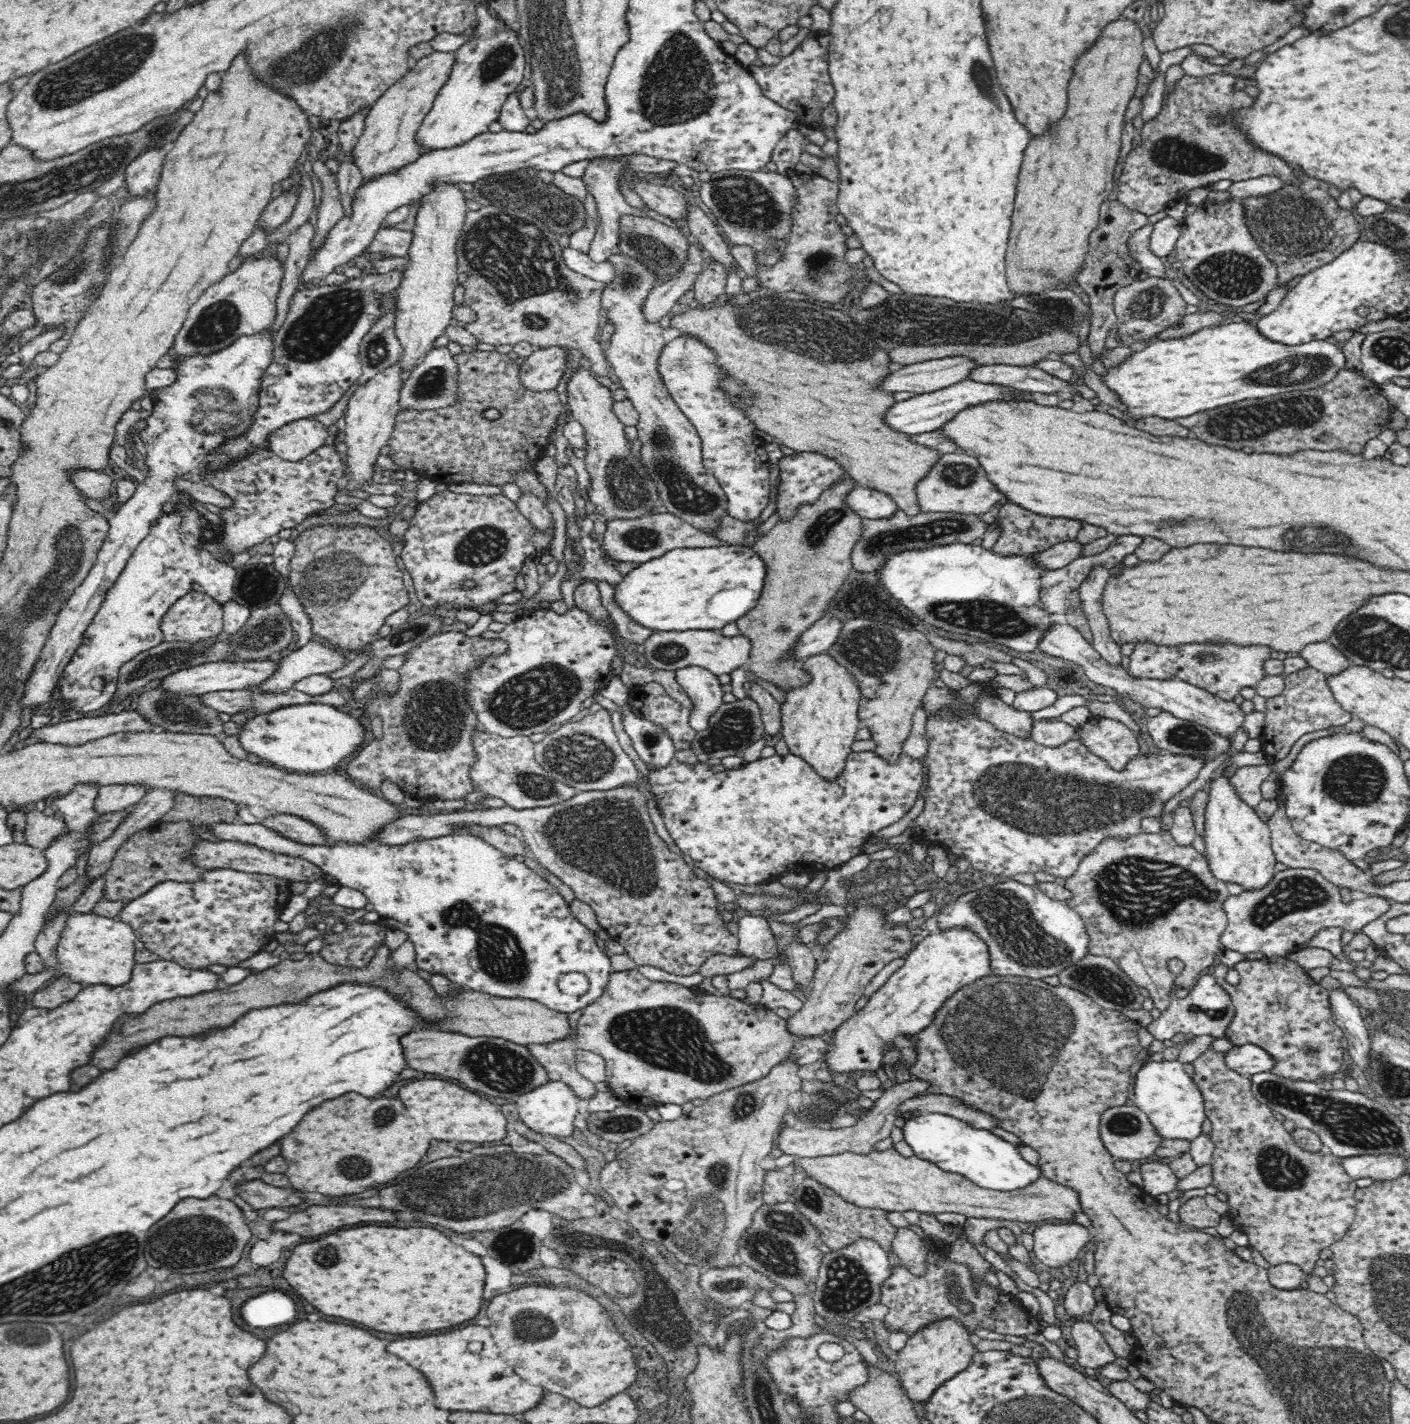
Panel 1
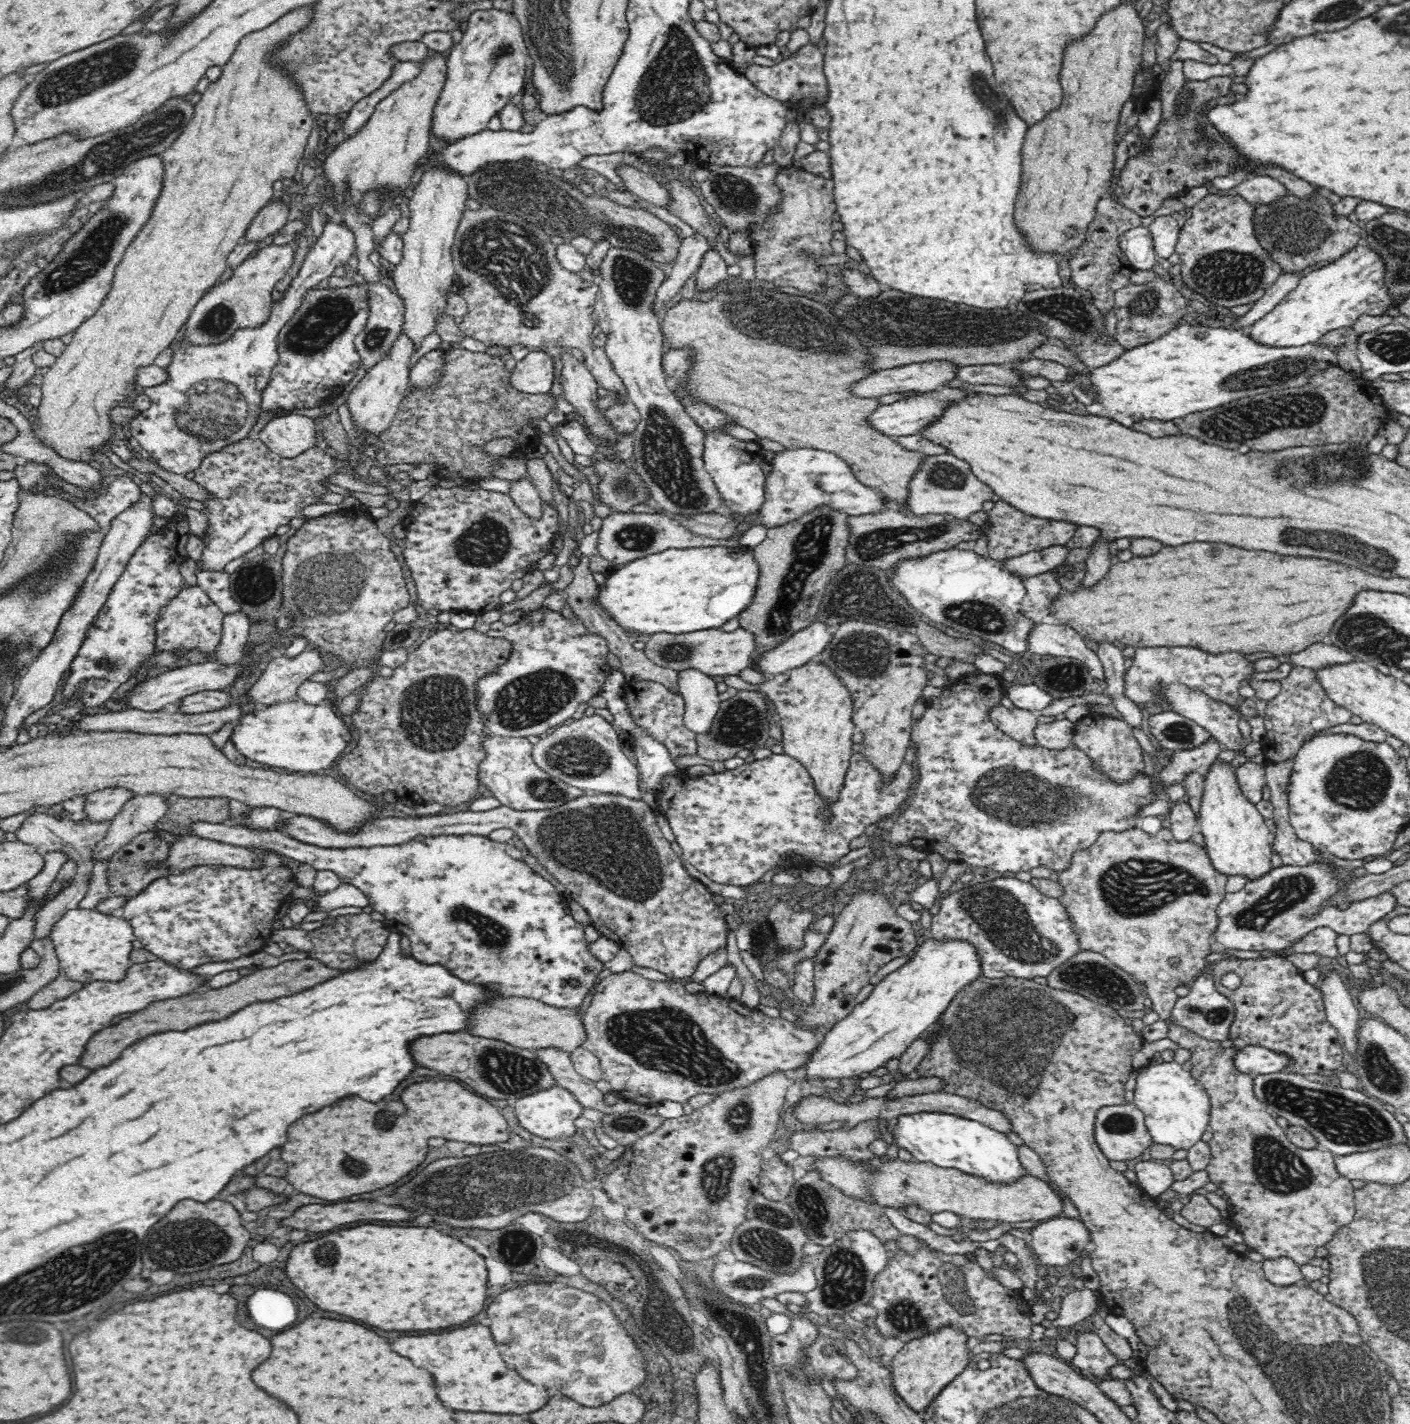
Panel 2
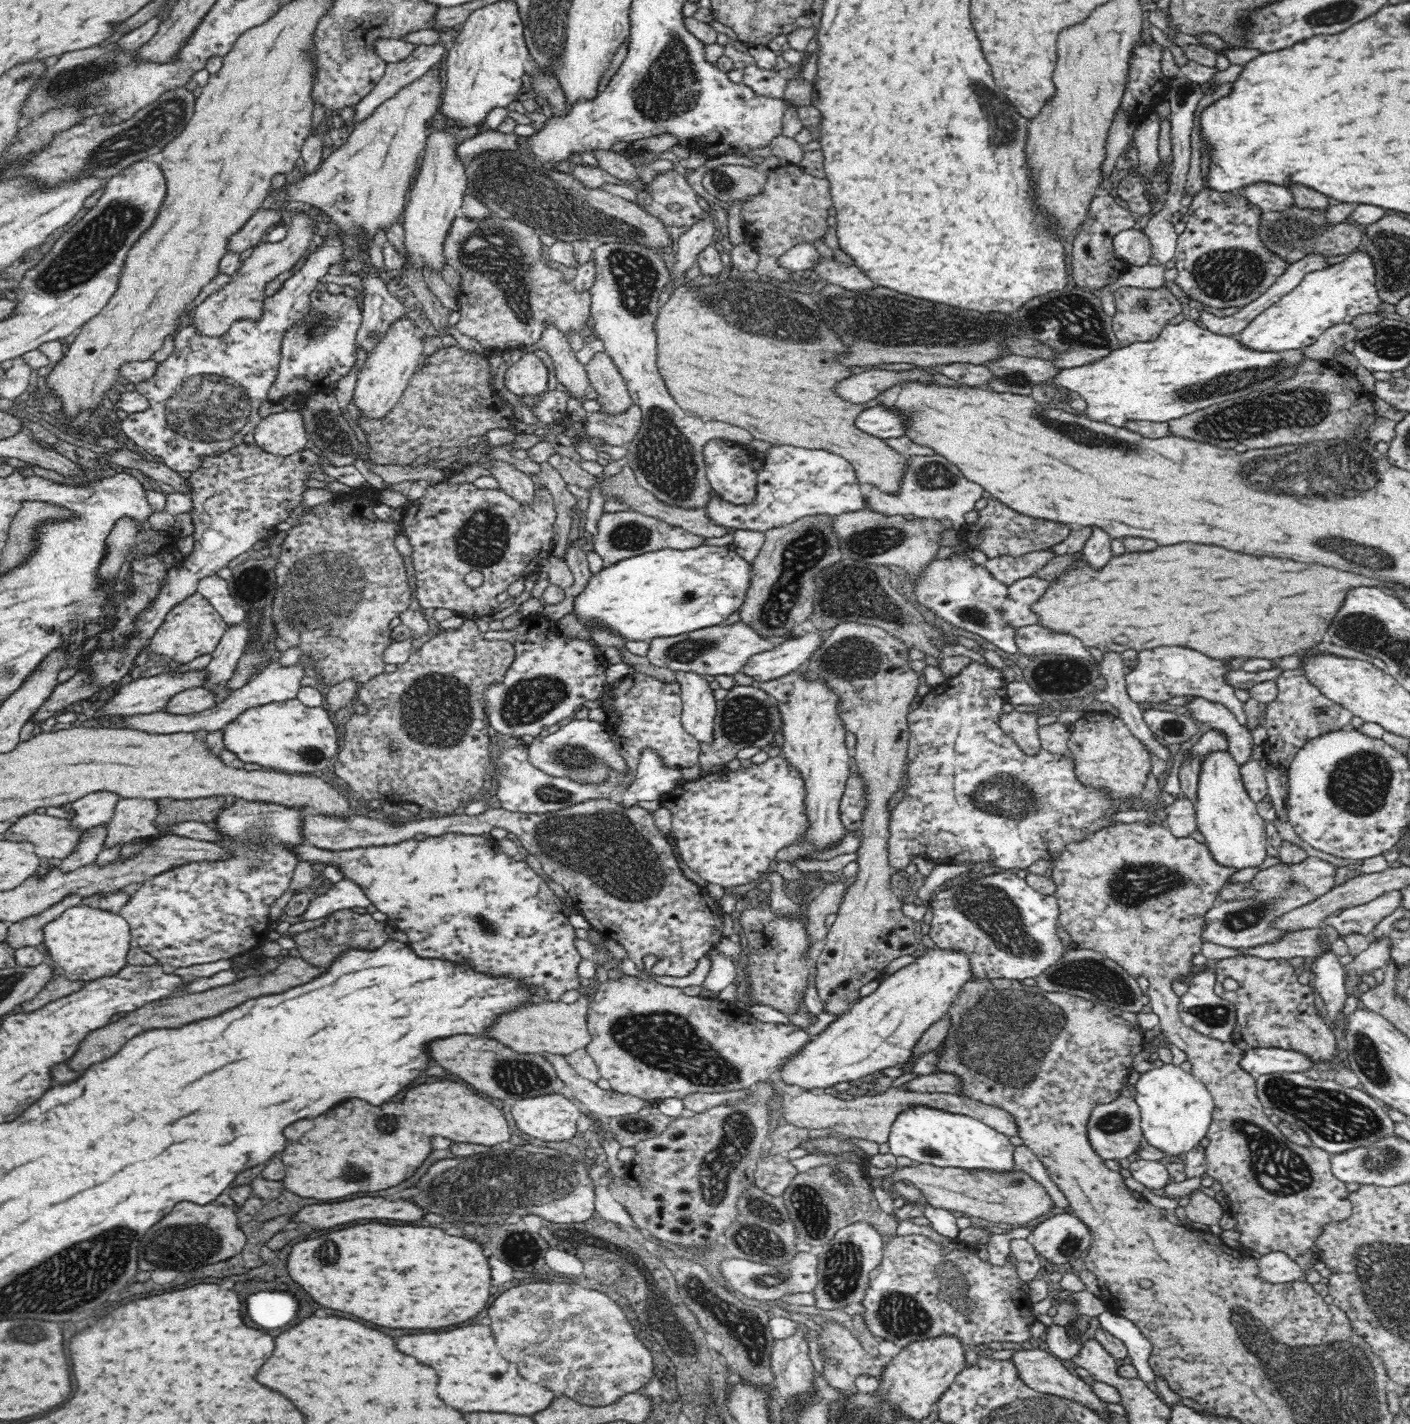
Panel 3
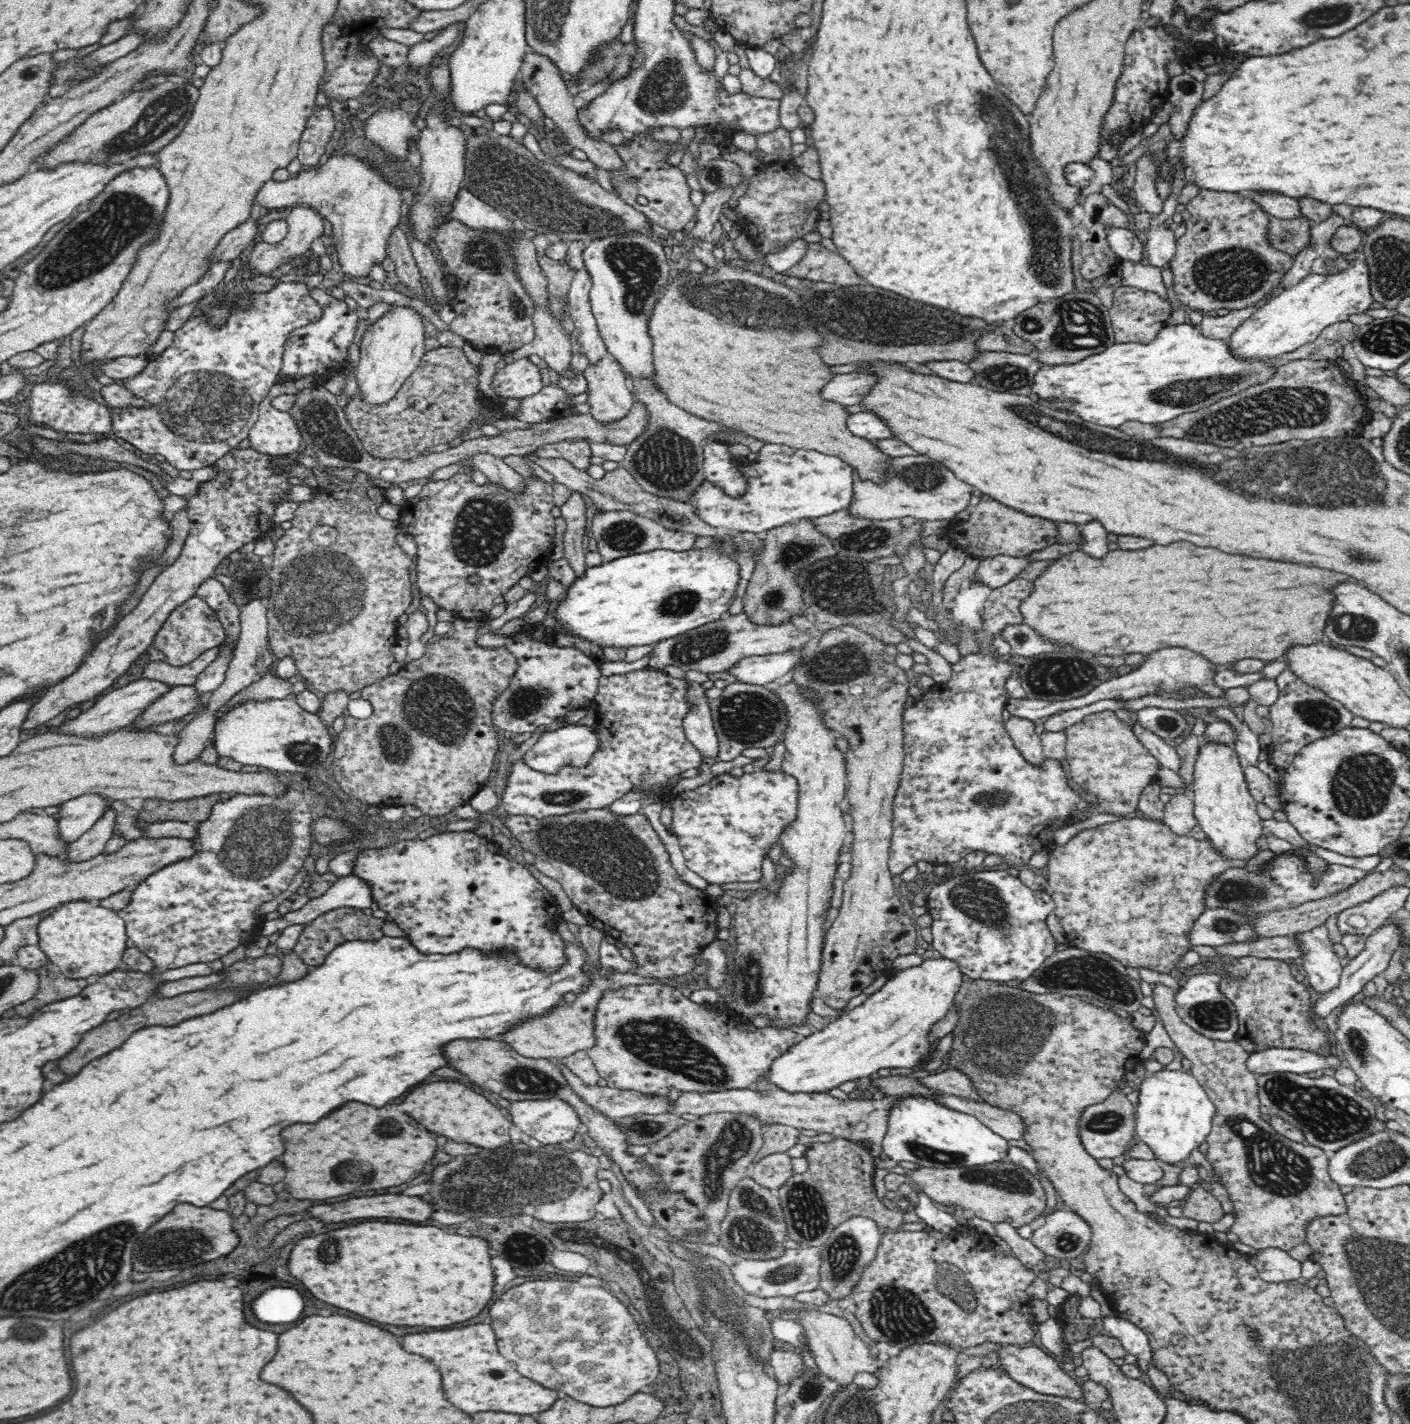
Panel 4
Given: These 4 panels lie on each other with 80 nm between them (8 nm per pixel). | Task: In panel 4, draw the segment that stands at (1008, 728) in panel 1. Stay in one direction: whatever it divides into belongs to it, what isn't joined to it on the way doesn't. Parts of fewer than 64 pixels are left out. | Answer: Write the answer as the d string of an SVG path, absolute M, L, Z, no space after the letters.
M1011 716L1006 722L1005 728L1020 755L1028 763L1032 763L1036 767L1043 767L1046 758L1043 754L1041 739L1036 734L1034 722Z

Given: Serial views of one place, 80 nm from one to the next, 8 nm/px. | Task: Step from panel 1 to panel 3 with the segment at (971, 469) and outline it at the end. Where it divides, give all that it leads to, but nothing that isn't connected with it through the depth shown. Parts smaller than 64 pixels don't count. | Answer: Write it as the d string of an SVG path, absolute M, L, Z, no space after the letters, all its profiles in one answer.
M940 455L910 456L906 460L906 468L902 472L898 492L882 492L873 484L864 487L866 507L870 511L884 516L906 516L912 514L916 519L948 518L953 526L959 530L965 526L964 514L974 510L976 501L984 498L984 489L978 484L964 478L956 465L946 461Z

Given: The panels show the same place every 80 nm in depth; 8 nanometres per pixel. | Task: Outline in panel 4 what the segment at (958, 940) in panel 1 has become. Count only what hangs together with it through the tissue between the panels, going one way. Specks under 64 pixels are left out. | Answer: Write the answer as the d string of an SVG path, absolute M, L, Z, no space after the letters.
M946 957L923 960L919 966L895 971L888 983L863 1004L830 1020L822 1030L814 1030L812 1034L800 1038L792 1048L774 1058L768 1068L767 1081L787 1093L826 1093L848 1080L870 1077L880 1068L921 1068L932 1058L936 1048L936 1042L929 1039L930 1029L954 1005L956 994L963 984L963 975L958 964Z

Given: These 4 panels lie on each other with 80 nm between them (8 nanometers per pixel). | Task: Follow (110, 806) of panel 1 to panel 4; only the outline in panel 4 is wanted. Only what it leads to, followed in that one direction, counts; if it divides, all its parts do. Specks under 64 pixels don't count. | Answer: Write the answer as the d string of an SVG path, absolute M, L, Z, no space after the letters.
M96 794L82 795L58 804L57 812L52 814L58 823L56 837L67 845L76 842L105 814L106 804L104 797Z

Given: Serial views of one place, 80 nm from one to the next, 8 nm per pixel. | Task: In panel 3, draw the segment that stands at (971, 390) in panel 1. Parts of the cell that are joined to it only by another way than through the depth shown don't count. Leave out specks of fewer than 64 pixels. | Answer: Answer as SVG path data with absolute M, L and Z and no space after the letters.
M880 405L862 410L854 420L860 431L876 438L885 440L904 435L902 417L896 411L890 411Z

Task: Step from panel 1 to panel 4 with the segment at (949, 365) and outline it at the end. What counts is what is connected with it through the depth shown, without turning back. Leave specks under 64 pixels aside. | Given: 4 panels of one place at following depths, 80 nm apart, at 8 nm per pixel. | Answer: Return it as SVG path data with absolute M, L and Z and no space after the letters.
M838 374L834 376L826 388L822 388L822 398L832 400L842 406L858 404L870 392L874 378L868 374Z

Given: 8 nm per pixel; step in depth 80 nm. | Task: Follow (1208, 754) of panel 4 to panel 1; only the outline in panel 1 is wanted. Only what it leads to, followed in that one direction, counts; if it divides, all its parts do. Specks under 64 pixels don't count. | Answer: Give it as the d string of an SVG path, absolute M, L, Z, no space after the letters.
M1226 774L1212 780L1204 812L1204 855L1218 880L1242 884L1246 890L1262 888L1276 872L1277 861L1271 848L1271 830L1256 811L1255 807L1246 804L1238 796L1236 786L1230 783Z

